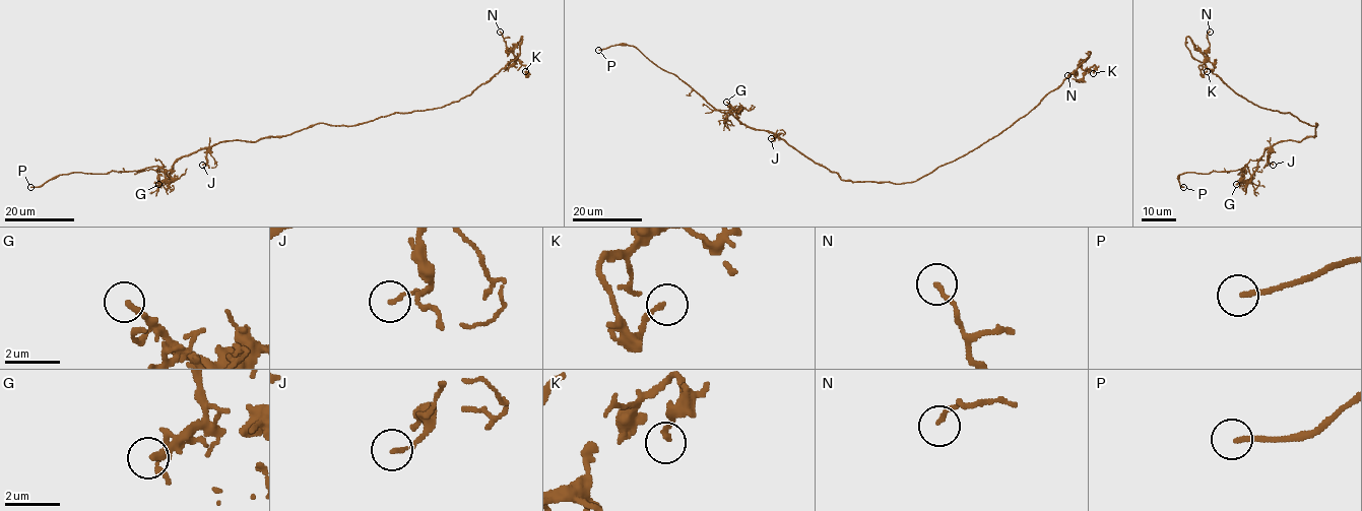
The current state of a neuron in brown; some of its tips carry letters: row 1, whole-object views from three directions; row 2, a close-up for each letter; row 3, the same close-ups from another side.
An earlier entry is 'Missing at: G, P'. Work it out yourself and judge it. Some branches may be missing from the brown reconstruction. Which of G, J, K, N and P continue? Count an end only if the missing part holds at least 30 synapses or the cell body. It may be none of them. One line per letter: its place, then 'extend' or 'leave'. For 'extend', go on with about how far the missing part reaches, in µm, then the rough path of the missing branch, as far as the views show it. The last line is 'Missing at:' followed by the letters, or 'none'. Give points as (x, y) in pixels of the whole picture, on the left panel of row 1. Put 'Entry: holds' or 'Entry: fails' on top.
Entry: holds
G: at (158, 184); extend; about 20 µm are missing; missing branch runs (158, 184), (138, 185), (129, 178), (122, 165), (126, 154)
J: at (202, 165); leave
K: at (525, 71); leave
N: at (500, 32); leave
P: at (30, 187); extend; about 15 µm are missing
Missing at: G, P

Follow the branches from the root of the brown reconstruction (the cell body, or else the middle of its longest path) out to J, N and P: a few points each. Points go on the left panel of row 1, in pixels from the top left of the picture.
J: (312, 125), (282, 136), (267, 136), (255, 141), (218, 141), (211, 147), (206, 163), (202, 165)
N: (312, 125), (353, 126), (395, 112), (433, 110), (457, 102), (519, 56), (521, 37), (508, 52), (500, 32)
P: (312, 125), (255, 141), (218, 141), (182, 156), (168, 175), (157, 166), (105, 174), (70, 172), (30, 187)

